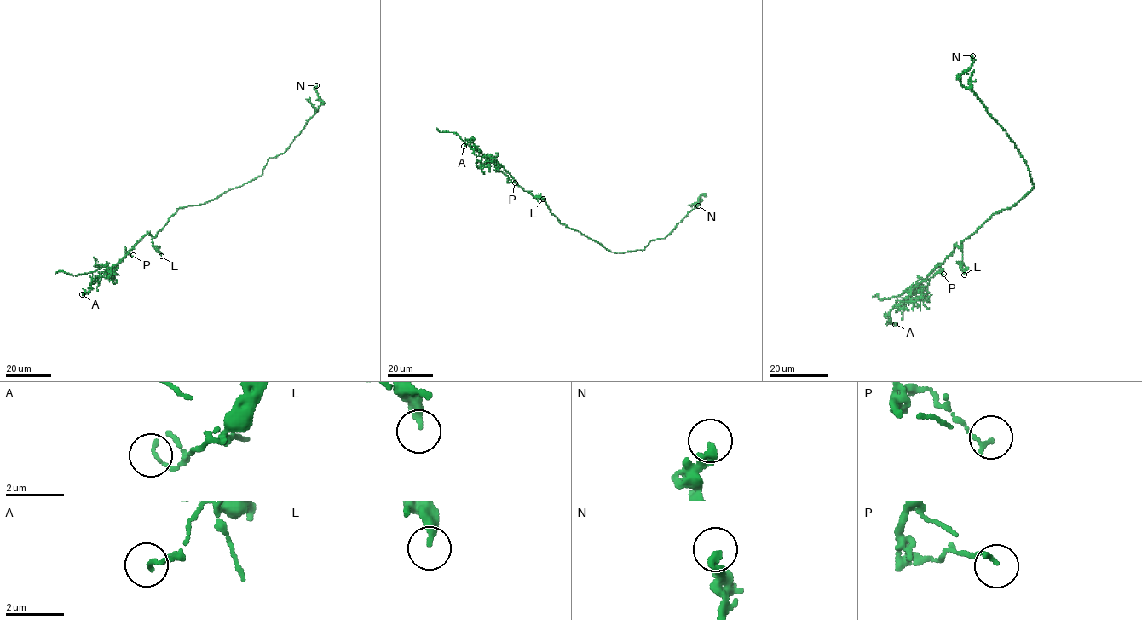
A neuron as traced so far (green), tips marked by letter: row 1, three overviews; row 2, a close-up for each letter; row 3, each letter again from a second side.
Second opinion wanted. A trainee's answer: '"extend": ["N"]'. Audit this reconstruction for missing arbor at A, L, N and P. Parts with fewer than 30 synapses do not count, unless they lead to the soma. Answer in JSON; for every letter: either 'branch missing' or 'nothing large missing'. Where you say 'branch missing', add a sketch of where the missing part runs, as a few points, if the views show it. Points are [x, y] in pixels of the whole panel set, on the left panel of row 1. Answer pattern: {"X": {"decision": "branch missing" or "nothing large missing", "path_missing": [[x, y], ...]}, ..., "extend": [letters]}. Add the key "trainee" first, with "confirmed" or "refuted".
{"trainee": "refuted", "A": {"decision": "nothing large missing"}, "L": {"decision": "nothing large missing"}, "N": {"decision": "nothing large missing"}, "P": {"decision": "nothing large missing"}, "extend": []}

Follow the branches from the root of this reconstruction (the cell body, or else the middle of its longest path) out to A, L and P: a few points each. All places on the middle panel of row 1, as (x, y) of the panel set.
A: (582, 234), (562, 224), (542, 198), (534, 197), (524, 191), (500, 165), (485, 156), (473, 141), (464, 146)
L: (582, 234), (562, 224), (542, 198), (534, 197), (543, 199)
P: (582, 234), (562, 224), (542, 198), (524, 191), (493, 159), (495, 167), (509, 182), (515, 182)

